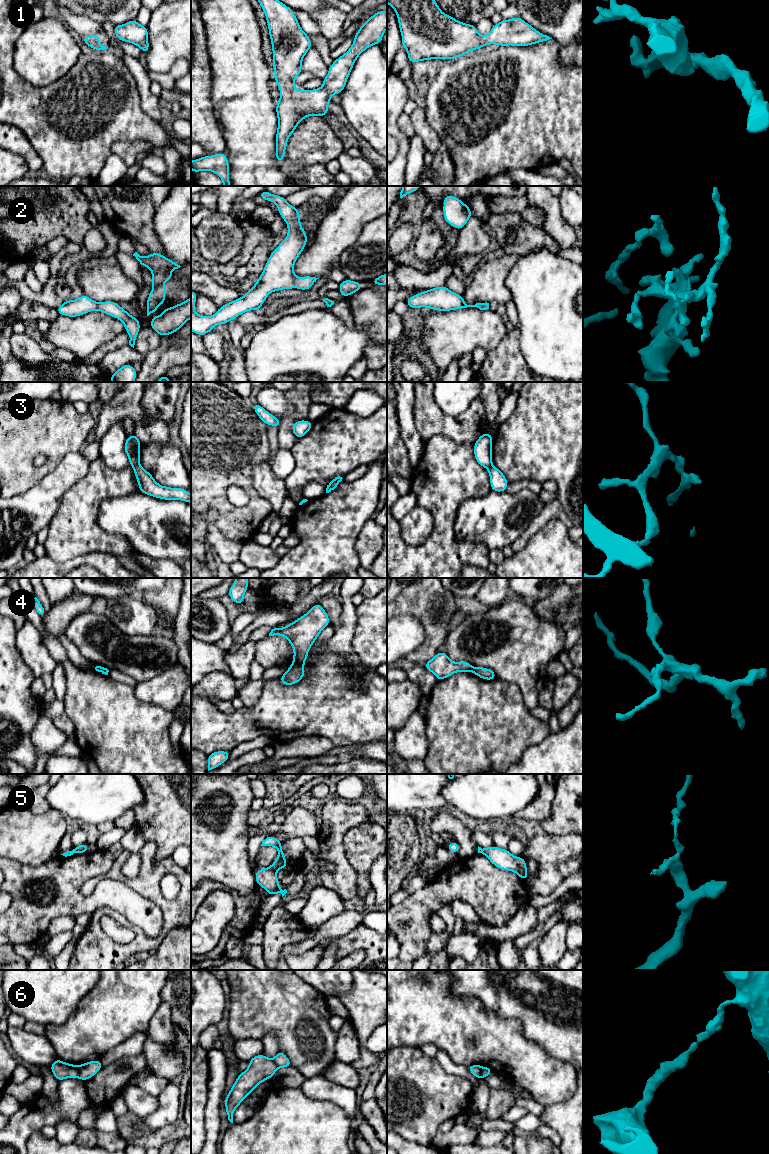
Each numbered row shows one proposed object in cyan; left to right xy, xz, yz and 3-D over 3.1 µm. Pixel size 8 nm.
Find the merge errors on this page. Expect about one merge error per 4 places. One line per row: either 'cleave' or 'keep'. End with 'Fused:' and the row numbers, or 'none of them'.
1: keep
2: keep
3: cleave
4: cleave
5: cleave
6: cleave
Fused: 3, 4, 5, 6

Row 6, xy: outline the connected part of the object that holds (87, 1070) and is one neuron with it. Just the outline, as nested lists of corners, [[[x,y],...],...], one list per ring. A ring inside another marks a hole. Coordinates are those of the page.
[[[100,1059],[81,1064],[78,1066],[79,1078],[85,1082],[87,1079],[97,1074],[101,1070],[101,1068],[102,1063]]]

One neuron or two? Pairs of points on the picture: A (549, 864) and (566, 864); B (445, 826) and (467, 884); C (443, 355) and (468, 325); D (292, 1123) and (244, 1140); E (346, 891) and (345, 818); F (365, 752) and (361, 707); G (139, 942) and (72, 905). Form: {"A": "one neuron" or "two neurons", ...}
{"A": "two neurons", "B": "two neurons", "C": "one neuron", "D": "one neuron", "E": "one neuron", "F": "two neurons", "G": "two neurons"}

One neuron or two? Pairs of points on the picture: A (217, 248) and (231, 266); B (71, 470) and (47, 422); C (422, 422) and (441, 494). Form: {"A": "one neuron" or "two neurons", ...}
{"A": "two neurons", "B": "two neurons", "C": "two neurons"}

